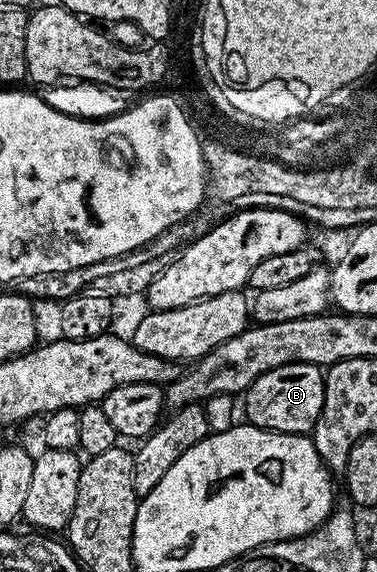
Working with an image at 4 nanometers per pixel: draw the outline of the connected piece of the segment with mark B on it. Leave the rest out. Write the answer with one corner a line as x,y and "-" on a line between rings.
287,363
259,375
242,395
247,422
267,431
308,435
322,413
325,372
315,363

